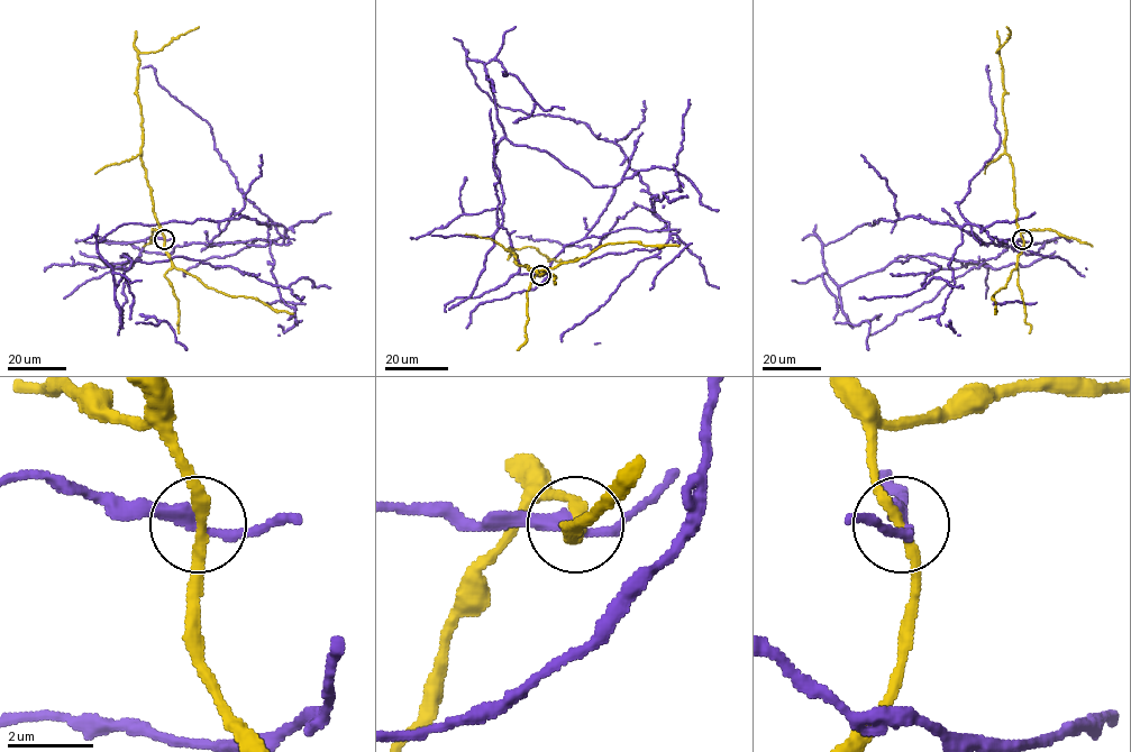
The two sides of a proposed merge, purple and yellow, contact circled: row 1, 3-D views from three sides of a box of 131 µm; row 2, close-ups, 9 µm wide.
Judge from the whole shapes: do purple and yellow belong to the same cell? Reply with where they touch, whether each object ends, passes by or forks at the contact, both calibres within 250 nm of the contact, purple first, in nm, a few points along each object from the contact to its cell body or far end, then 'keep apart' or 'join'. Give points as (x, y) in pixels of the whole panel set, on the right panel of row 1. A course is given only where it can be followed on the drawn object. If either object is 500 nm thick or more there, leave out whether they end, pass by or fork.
(1022, 239) | purple passes by | yellow passes by | 260/240 nm | purple via (1022, 239), (978, 267), (899, 257), (838, 285), (822, 250), (913, 217), (1020, 253), (1072, 240) | yellow via (1022, 239), (1017, 225), (1013, 167), (1005, 153), (1004, 89), (996, 52), (1010, 35), (1006, 27) | keep apart

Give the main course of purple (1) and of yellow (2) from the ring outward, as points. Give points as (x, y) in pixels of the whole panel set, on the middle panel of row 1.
1: (539, 275), (498, 228), (503, 128), (467, 60), (501, 107), (618, 145), (668, 228), (567, 244), (466, 328)
2: (539, 275), (514, 262), (511, 250), (531, 246), (557, 262), (577, 257)

